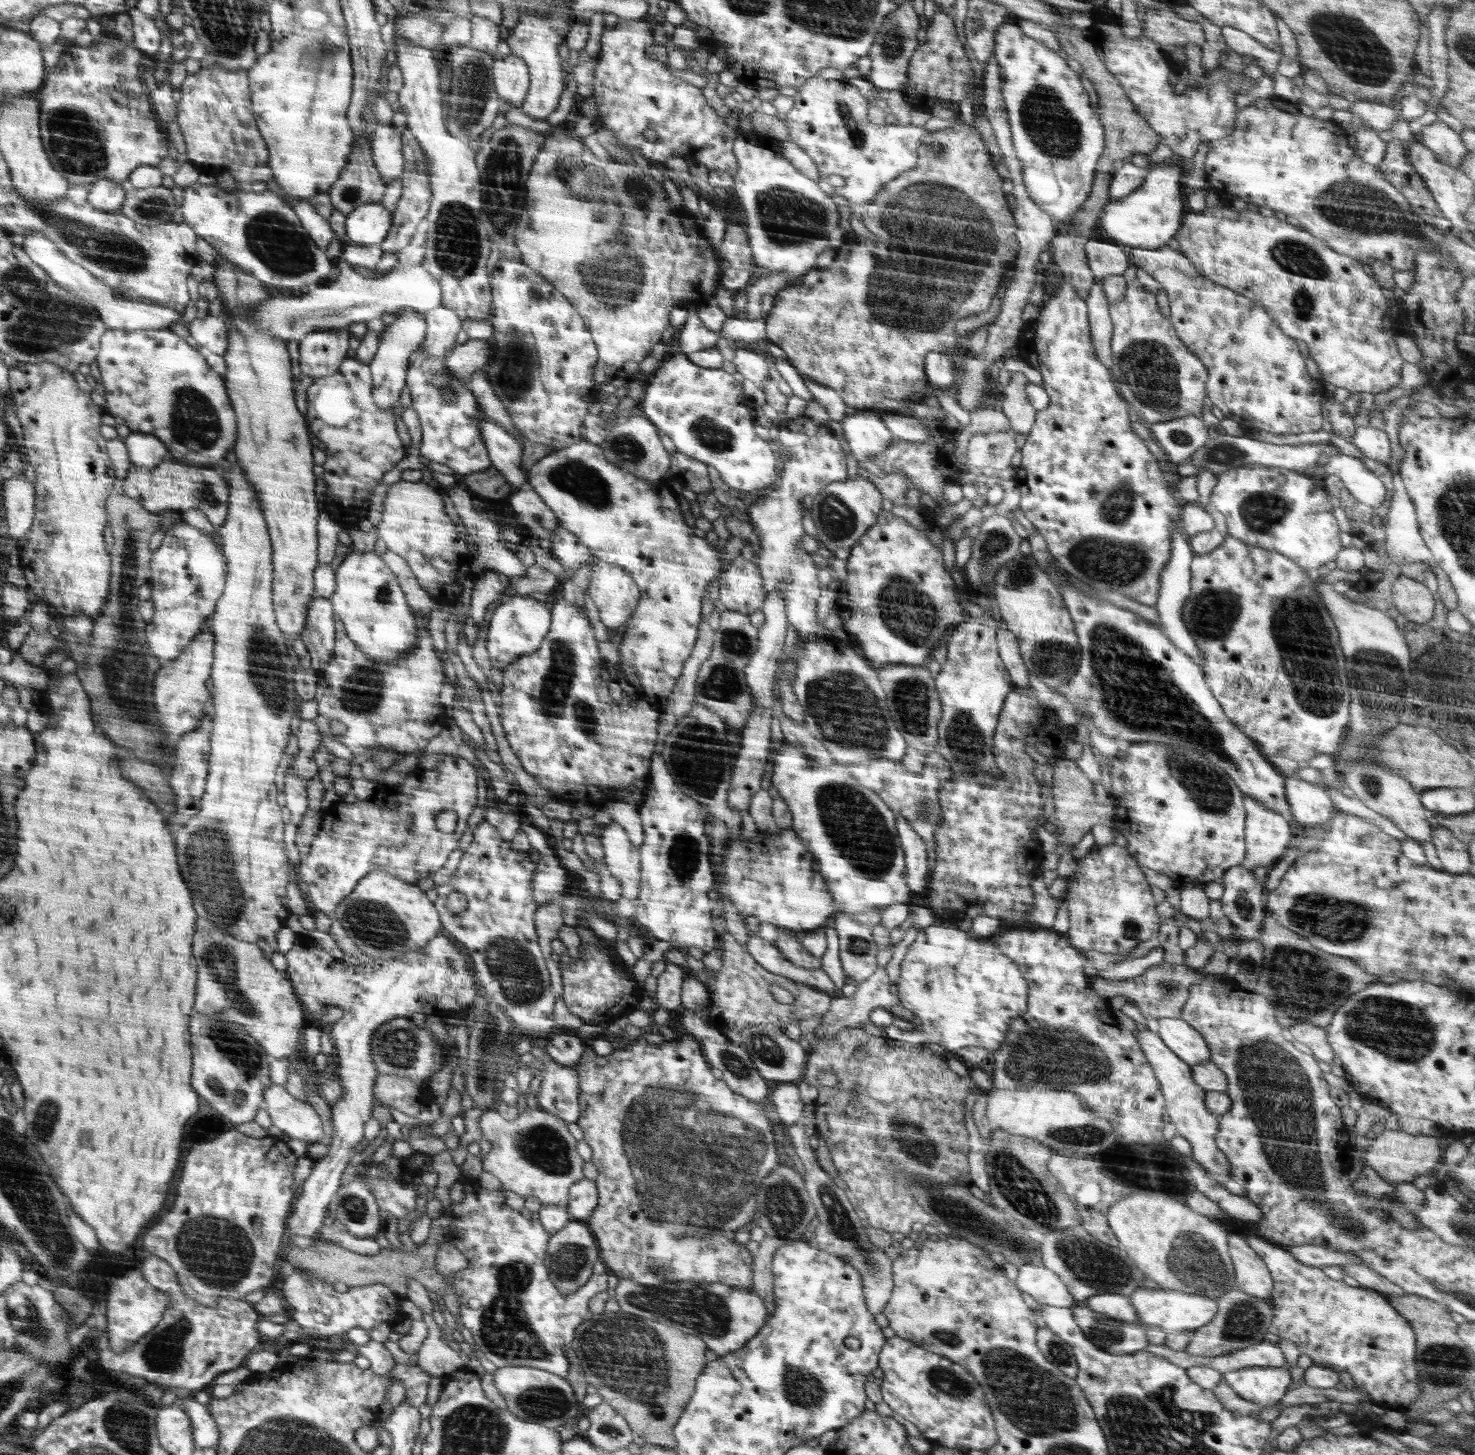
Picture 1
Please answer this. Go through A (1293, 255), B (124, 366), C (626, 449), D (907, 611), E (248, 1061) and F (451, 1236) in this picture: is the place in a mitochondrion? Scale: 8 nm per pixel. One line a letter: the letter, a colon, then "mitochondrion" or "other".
A: mitochondrion
B: other
C: mitochondrion
D: mitochondrion
E: mitochondrion
F: other

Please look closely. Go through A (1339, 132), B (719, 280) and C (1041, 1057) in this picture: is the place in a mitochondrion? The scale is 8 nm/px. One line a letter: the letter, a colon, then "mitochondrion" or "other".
A: other
B: other
C: mitochondrion

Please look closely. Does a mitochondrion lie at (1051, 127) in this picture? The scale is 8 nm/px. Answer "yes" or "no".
yes

